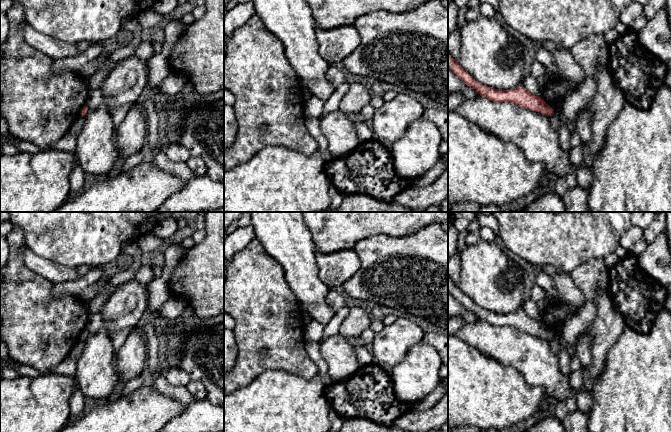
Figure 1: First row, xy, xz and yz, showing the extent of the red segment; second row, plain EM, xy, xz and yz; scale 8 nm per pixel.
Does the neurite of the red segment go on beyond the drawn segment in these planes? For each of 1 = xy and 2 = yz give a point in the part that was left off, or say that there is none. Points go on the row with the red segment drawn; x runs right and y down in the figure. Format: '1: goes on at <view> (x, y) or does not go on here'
1: does not go on here
2: does not go on here

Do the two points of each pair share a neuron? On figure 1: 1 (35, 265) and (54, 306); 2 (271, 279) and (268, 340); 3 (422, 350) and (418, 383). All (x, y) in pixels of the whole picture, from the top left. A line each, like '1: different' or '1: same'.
1: different
2: same
3: same

